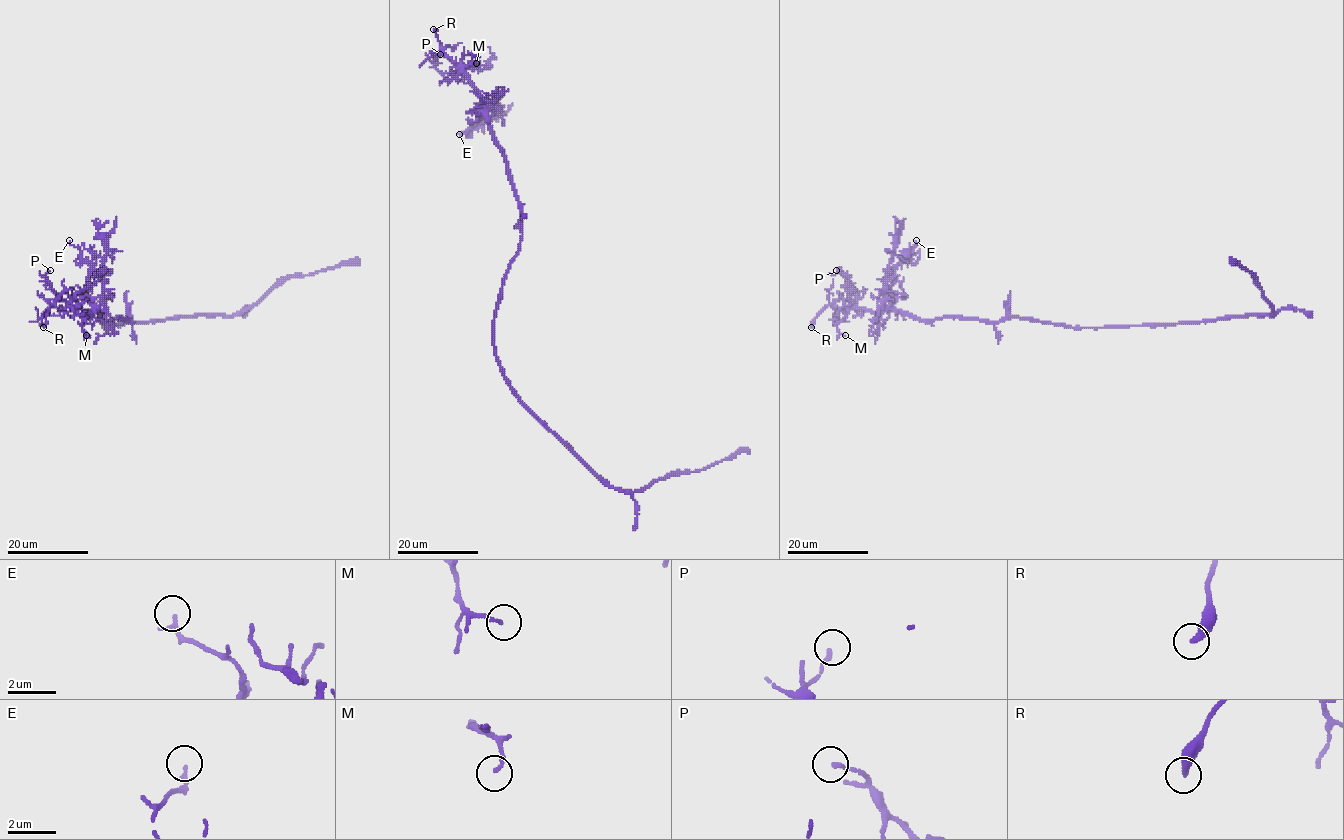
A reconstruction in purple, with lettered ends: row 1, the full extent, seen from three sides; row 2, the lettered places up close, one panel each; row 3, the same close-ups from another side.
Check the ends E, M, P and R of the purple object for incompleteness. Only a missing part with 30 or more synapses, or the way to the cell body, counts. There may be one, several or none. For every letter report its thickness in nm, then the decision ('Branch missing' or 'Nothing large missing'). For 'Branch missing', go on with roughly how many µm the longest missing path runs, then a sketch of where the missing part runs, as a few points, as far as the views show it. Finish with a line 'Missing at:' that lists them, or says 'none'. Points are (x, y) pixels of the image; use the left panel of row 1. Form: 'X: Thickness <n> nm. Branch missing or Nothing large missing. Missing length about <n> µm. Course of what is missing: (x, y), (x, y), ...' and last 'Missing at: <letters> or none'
E: Thickness 160 nm. Nothing large missing
M: Thickness 150 nm. Nothing large missing
P: Thickness 160 nm. Nothing large missing
R: Thickness 340 nm. Branch missing. Missing length about 40 µm. Course of what is missing: (43, 327), (38, 335), (37, 322), (44, 313), (65, 307), (86, 287), (112, 291), (119, 288)
Missing at: R

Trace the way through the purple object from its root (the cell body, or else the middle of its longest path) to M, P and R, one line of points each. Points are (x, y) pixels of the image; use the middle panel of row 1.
M: (493, 333), (502, 278), (522, 235), (522, 215), (486, 100), (463, 69), (472, 55), (476, 63)
P: (493, 333), (502, 278), (522, 235), (521, 203), (486, 100), (455, 67), (445, 76), (436, 67), (440, 54)
R: (493, 333), (502, 278), (522, 235), (521, 203), (490, 125), (486, 100), (444, 53), (433, 29)

